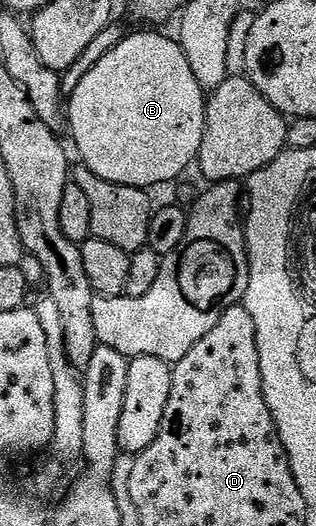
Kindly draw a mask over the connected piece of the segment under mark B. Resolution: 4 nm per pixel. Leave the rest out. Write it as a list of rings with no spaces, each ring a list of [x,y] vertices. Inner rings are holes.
[[[140,30],[144,32],[136,32],[125,35],[122,42],[118,42],[118,46],[114,46],[114,50],[110,50],[110,54],[106,54],[106,58],[102,58],[102,62],[98,62],[98,66],[94,66],[94,70],[90,70],[90,74],[86,74],[86,78],[82,78],[82,82],[78,82],[78,90],[74,90],[74,94],[67,97],[66,100],[66,128],[72,131],[72,140],[76,143],[76,148],[80,151],[83,167],[88,168],[98,178],[102,178],[111,184],[121,184],[127,188],[142,188],[152,190],[155,184],[168,184],[171,180],[176,180],[188,167],[197,163],[200,155],[200,147],[202,146],[202,138],[204,137],[204,114],[206,111],[206,92],[200,88],[197,78],[194,78],[194,71],[190,68],[187,56],[184,53],[183,46],[179,39],[163,36],[160,30]]]

